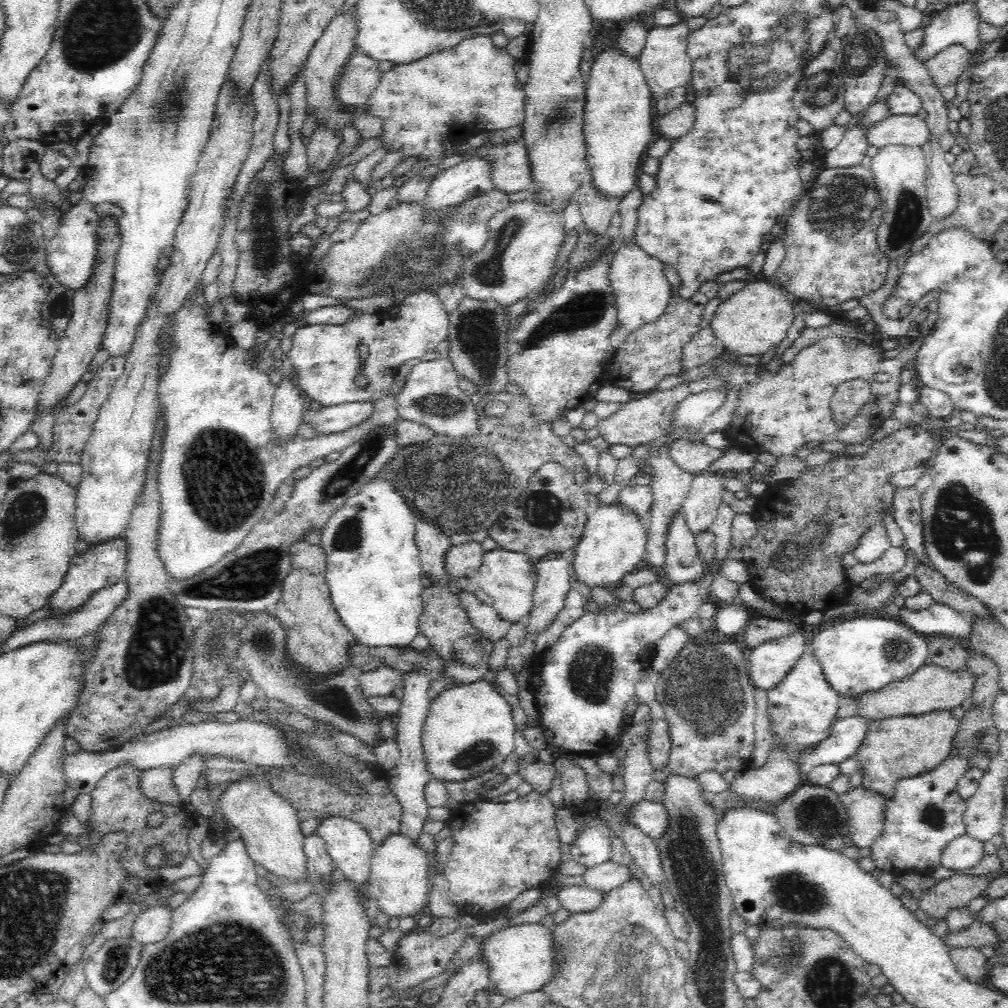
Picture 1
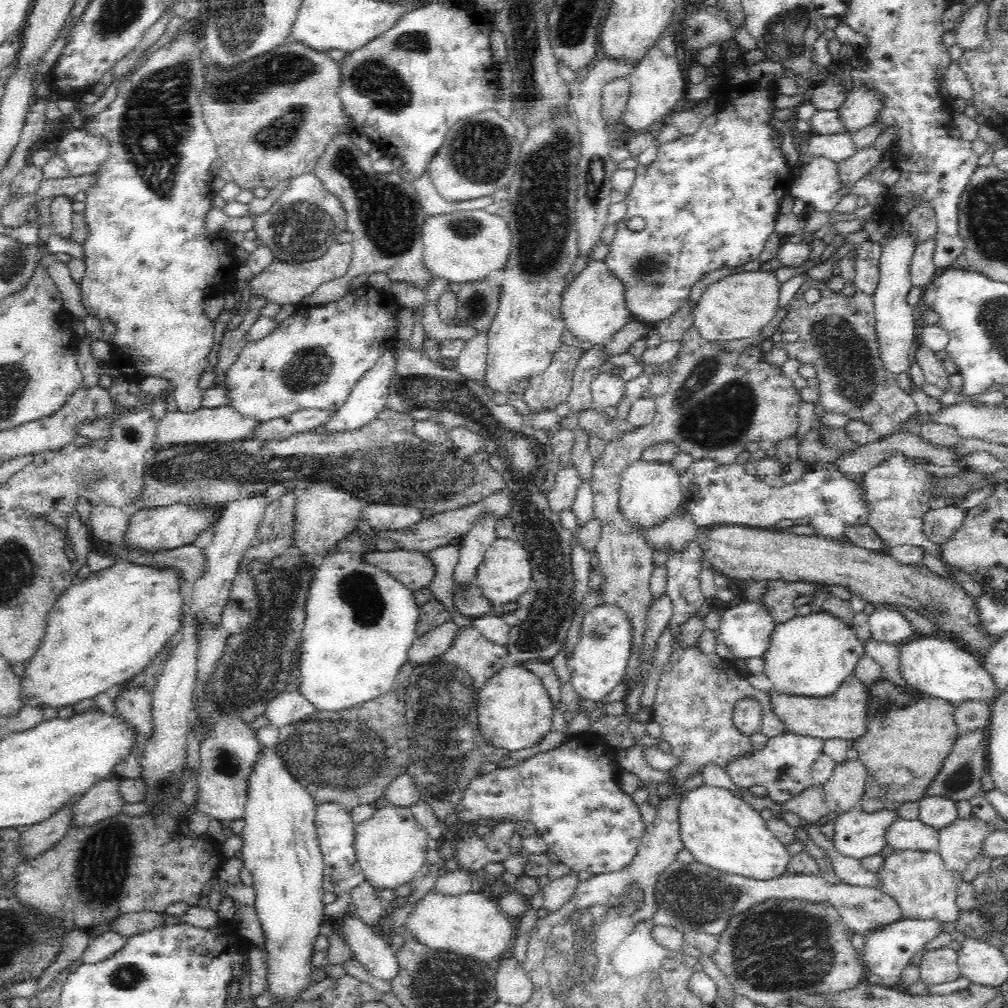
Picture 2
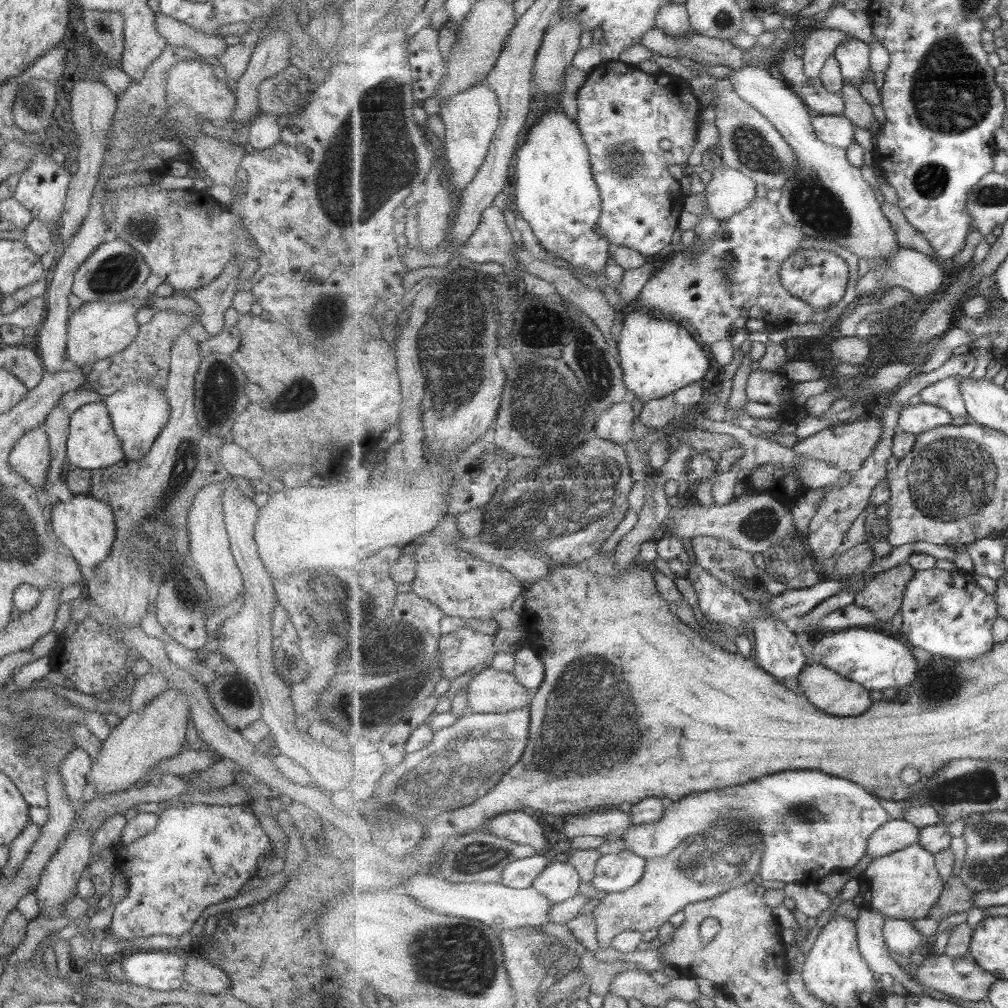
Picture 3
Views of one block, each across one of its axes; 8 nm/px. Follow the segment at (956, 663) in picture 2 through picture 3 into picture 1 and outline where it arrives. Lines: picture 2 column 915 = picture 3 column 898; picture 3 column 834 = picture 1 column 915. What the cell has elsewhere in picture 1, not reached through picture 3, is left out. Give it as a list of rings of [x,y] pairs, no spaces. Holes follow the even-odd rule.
[[[883,614],[877,617],[862,616],[862,618],[854,618],[854,620],[833,622],[833,624],[824,620],[822,628],[809,633],[804,653],[812,655],[814,662],[820,666],[820,674],[824,675],[826,683],[837,695],[854,698],[882,690],[887,684],[912,674],[916,668],[920,668],[920,665],[926,663],[928,658],[924,635],[912,630],[899,619],[886,617]]]

